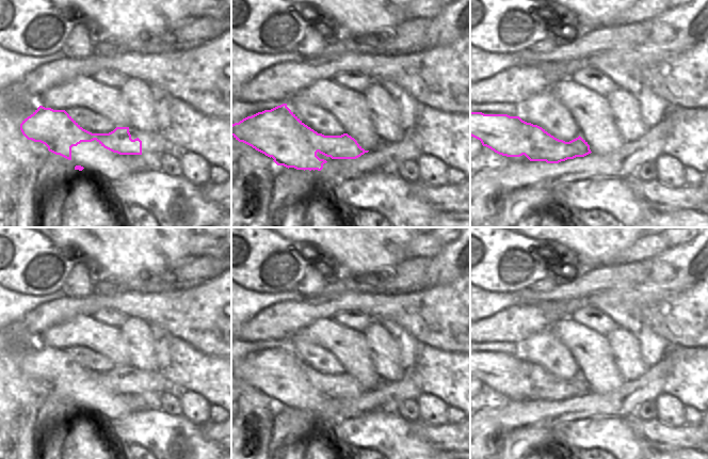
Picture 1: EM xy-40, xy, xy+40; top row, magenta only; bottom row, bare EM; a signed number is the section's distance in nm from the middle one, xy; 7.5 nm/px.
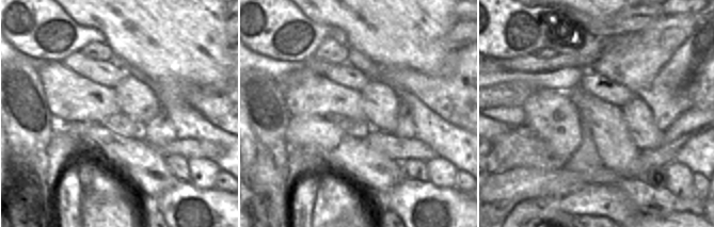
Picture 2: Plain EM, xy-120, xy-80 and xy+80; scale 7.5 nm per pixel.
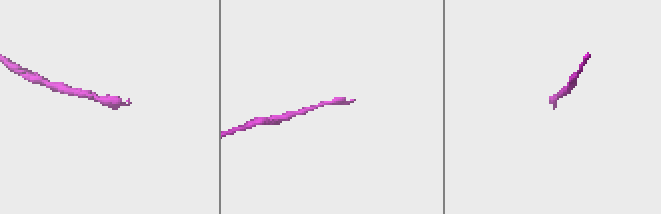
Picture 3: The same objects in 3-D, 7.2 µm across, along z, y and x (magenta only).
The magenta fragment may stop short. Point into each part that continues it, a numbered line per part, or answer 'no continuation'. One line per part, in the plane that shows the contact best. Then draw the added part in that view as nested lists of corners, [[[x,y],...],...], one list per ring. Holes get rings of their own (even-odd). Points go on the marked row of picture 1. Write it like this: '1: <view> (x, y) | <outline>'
1: xy-40 (113, 165) | [[[96,140],[71,147],[71,161],[76,165],[96,170],[110,180],[126,178],[133,173],[129,167],[130,158],[131,155],[119,155],[104,148]]]

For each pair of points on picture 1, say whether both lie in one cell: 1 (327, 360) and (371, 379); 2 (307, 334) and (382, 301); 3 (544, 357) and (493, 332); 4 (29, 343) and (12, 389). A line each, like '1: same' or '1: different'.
1: different
2: different
3: different
4: same

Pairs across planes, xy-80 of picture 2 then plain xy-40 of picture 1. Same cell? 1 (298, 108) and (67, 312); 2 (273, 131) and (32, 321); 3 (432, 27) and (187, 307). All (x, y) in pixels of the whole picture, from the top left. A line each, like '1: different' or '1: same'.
1: different
2: different
3: different

